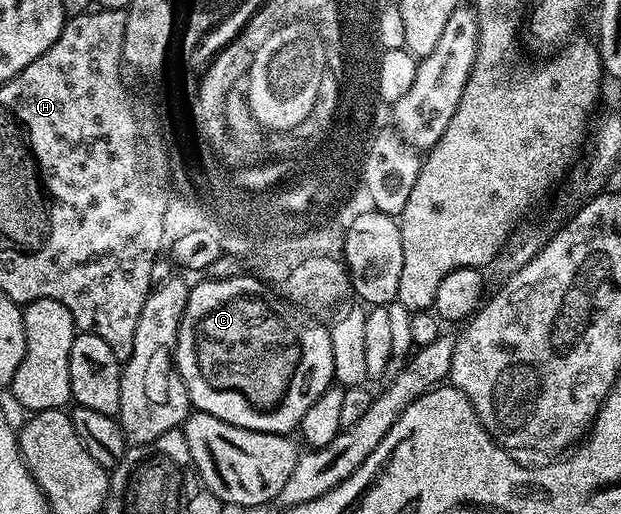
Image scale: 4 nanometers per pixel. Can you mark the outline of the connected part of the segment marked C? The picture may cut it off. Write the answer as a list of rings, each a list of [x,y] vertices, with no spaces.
[[[242,275],[235,278],[210,278],[202,279],[190,286],[188,302],[185,303],[185,311],[180,321],[180,327],[177,331],[176,347],[174,349],[174,365],[179,370],[179,375],[188,389],[188,399],[200,413],[208,413],[216,416],[217,419],[223,420],[230,425],[245,427],[253,431],[262,433],[281,433],[290,434],[298,430],[299,424],[303,421],[305,411],[317,398],[323,394],[326,389],[332,388],[335,381],[335,372],[333,371],[333,343],[331,342],[331,330],[326,324],[314,321],[310,317],[306,308],[292,303],[288,298],[280,295],[271,286],[260,281],[254,275]]]

